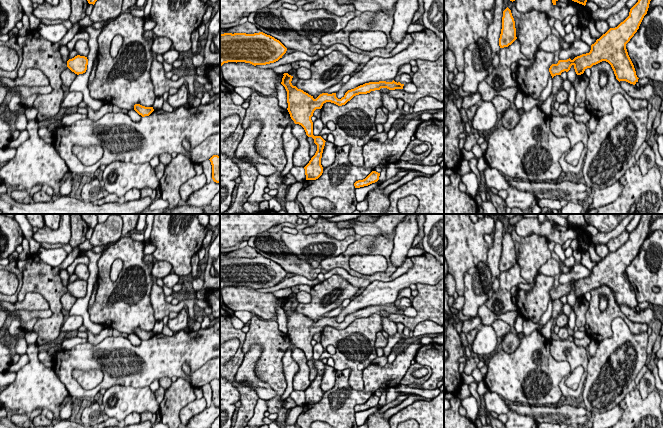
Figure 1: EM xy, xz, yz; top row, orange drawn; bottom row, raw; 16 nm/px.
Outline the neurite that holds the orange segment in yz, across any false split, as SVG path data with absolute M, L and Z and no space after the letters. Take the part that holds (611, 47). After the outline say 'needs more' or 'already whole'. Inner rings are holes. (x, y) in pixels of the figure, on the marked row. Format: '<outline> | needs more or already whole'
M638 0L630 9L629 16L617 27L610 28L605 34L591 45L589 53L575 57L573 60L559 60L557 64L552 64L549 72L552 78L568 72L574 66L577 75L581 75L587 68L591 68L602 61L608 62L620 81L626 81L635 85L638 77L634 65L628 55L626 44L634 36L639 26L647 14L651 0Z | already whole

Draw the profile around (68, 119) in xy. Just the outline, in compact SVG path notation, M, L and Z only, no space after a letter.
M77 112L73 114L65 114L62 117L61 123L63 124L63 126L70 126L74 122L78 120L86 119L86 118L87 118L87 115L81 115Z

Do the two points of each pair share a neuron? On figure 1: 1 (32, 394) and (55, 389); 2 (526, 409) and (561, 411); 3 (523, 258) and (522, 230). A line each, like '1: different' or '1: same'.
1: same
2: same
3: different

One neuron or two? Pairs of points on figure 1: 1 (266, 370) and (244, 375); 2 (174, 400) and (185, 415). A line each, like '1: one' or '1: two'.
1: two
2: two

